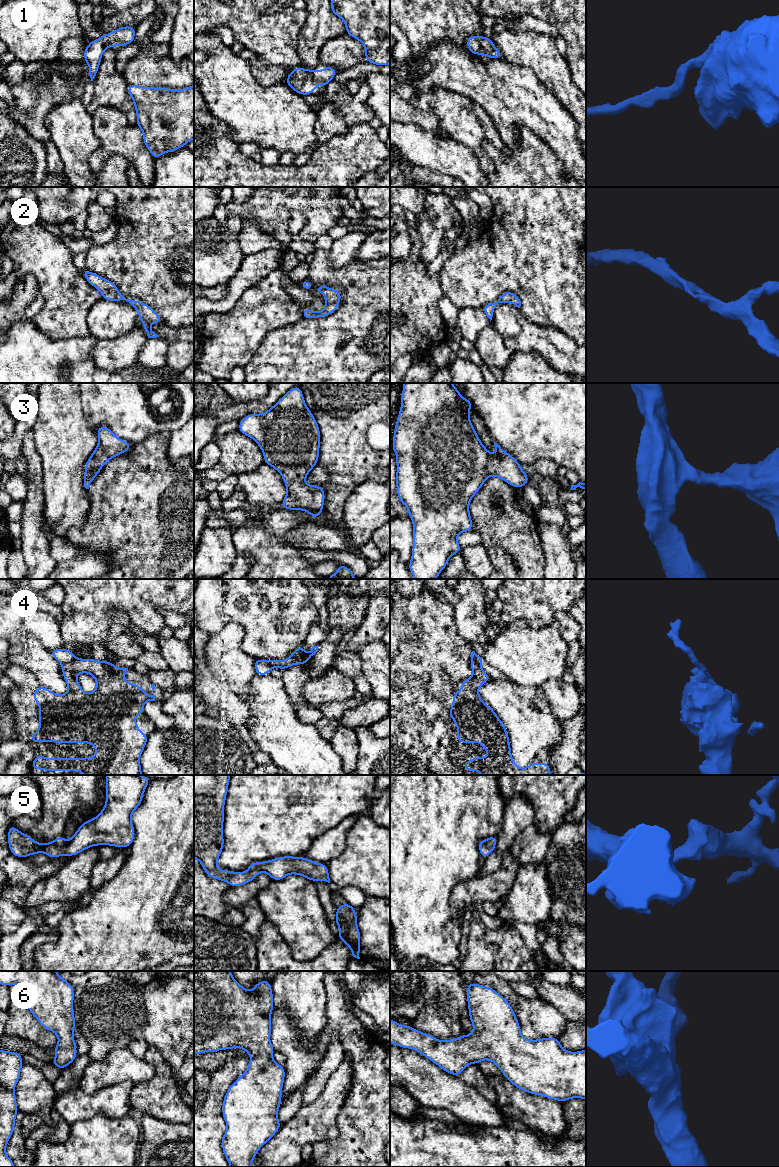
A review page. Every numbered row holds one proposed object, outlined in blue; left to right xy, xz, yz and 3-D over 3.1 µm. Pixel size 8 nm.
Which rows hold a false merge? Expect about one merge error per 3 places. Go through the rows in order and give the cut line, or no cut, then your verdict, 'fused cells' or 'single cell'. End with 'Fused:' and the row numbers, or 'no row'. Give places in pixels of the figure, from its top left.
1: no cut; single cell
2: no cut; single cell
3: no cut; single cell
4: cut in xy along (75, 658), (62, 665); fused cells
5: no cut; single cell
6: no cut; single cell
Fused: 4

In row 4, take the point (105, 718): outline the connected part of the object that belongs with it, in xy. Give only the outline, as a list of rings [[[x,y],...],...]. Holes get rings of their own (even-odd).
[[[77,658],[73,662],[62,665],[62,675],[65,679],[65,682],[68,687],[68,692],[64,695],[58,695],[54,692],[50,691],[48,688],[44,686],[40,686],[34,689],[33,700],[34,702],[39,704],[39,730],[31,733],[31,742],[32,743],[41,743],[44,741],[49,741],[51,743],[87,743],[93,744],[96,755],[93,757],[82,757],[80,760],[76,757],[68,757],[68,758],[47,758],[38,754],[30,765],[31,769],[39,769],[42,771],[82,771],[83,775],[142,775],[142,769],[140,765],[140,756],[146,746],[149,735],[144,735],[142,731],[139,730],[139,725],[135,722],[136,715],[144,715],[143,706],[147,701],[155,701],[154,695],[148,695],[137,683],[128,683],[123,676],[127,673],[128,668],[119,668],[116,667],[110,661],[98,661],[92,658],[83,659]],[[80,673],[91,674],[96,681],[96,689],[92,693],[85,693],[76,679],[76,676]]]

